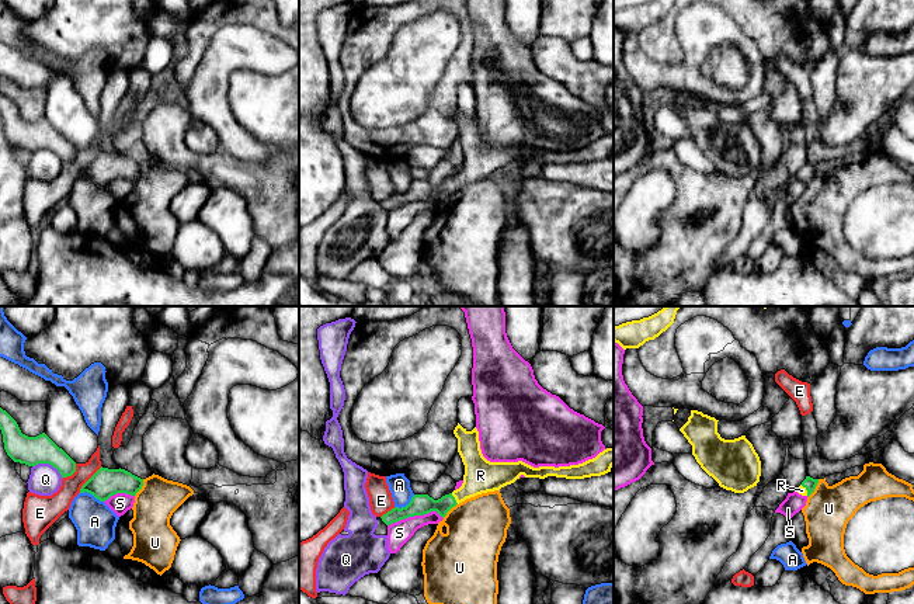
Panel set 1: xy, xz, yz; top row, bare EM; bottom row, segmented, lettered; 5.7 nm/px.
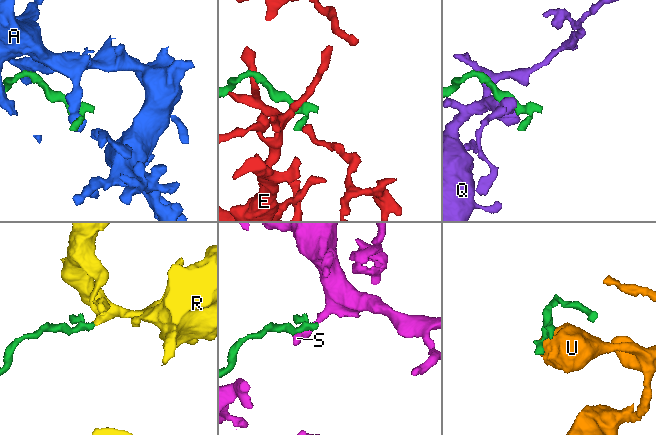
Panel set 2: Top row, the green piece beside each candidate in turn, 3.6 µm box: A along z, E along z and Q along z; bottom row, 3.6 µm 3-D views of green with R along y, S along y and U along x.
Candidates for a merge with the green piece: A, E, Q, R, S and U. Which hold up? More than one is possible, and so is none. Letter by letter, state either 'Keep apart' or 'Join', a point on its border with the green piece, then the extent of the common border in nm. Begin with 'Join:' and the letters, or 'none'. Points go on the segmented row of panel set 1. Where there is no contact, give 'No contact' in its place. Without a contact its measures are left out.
Join: R
A: Keep apart. Touches green at xy (91, 493). Shared border 150 nm
E: Keep apart. Touches green at xy (89, 479). Shared border 200 nm
Q: Keep apart. Touches green at xy (49, 464). Shared border 190 nm
R: Join. Touches green at xz (454, 499). Shared border 80 nm
S: Keep apart. Touches green at xz (414, 514). Shared border 320 nm
U: Keep apart. Touches green at yz (815, 488). Shared border 130 nm

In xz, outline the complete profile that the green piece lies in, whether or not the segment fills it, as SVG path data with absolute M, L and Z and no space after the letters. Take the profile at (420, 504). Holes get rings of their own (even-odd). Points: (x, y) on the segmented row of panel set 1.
M459 423L453 430L458 438L458 452L465 465L463 483L449 494L434 500L428 494L414 494L406 507L395 507L380 518L386 525L400 520L424 516L437 511L442 518L456 504L482 493L500 490L514 483L521 475L525 478L545 479L548 476L566 479L584 479L601 476L611 472L614 466L614 448L607 448L595 458L570 466L539 466L534 468L522 461L518 462L490 462L480 449L479 431L463 428Z

